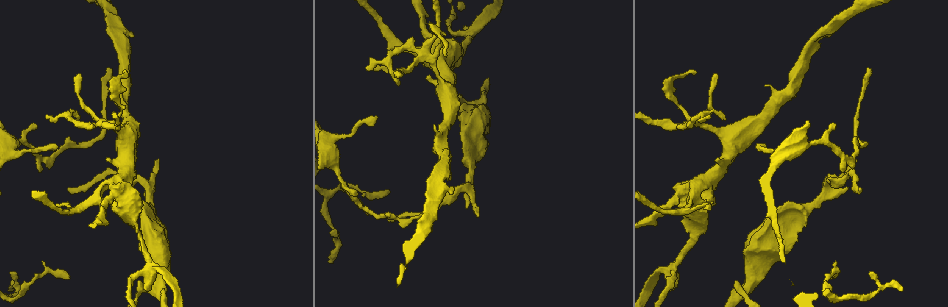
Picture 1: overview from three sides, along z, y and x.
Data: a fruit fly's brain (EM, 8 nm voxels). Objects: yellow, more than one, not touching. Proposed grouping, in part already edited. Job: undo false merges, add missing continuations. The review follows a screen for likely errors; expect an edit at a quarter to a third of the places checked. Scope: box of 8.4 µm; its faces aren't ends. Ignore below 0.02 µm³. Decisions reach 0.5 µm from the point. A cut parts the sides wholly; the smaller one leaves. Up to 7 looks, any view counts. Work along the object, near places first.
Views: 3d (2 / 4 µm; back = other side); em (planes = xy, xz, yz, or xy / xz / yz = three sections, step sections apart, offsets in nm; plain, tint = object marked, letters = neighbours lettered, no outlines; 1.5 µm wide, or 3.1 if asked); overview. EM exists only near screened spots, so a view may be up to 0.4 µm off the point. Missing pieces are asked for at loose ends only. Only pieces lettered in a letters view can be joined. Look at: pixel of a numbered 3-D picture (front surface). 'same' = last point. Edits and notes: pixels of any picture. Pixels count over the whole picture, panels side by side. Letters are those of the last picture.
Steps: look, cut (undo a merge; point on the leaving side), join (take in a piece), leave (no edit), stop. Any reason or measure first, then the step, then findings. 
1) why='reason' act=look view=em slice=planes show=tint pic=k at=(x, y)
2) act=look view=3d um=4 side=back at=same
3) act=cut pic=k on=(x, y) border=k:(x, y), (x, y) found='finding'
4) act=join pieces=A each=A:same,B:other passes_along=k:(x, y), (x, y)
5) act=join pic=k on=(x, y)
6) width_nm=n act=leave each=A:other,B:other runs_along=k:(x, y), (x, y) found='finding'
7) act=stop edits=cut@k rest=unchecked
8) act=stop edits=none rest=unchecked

act=look view=em slice=planes show=tint pic=1 at=(376, 116)

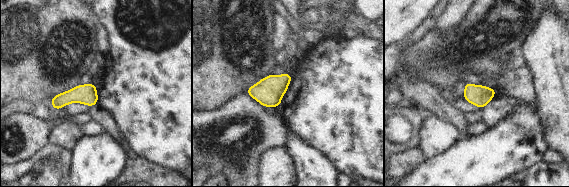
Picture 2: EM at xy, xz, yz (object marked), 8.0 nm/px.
why='see the neighbours' act=look view=em slice=planes show=letters at=same

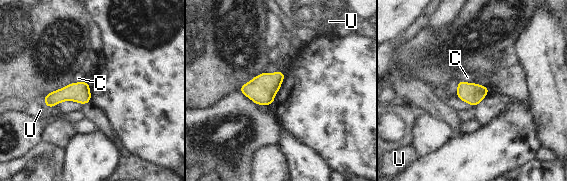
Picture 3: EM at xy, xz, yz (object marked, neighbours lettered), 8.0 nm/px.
width_nm=160 act=leave each=C:other,U:other border=3:(459, 80), (473, 82) found='none of them fits'

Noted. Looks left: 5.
why='narrows sharply' act=look view=3d um=2 pic=1 at=(672, 268)

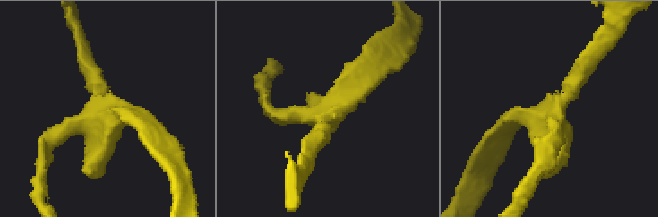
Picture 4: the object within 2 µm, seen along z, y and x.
why='now the EM' act=look view=em slice=planes show=tint pic=4 at=(552, 115)

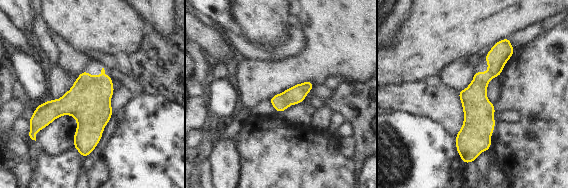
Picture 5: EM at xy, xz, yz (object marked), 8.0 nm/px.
why='see the neighbours' act=look view=em slice=planes show=letters at=same

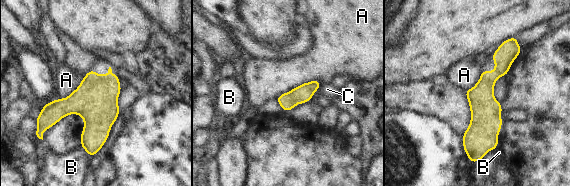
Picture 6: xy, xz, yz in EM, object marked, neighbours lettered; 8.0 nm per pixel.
act=leave each=A:other,B:other,C:other runs_along=6:(511, 41), (484, 88), (475, 152) found='continuous, no second cell'

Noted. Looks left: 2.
why='an open end' act=look view=em slice=planes show=letters pic=1 at=(389, 190)

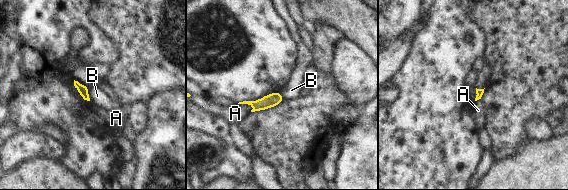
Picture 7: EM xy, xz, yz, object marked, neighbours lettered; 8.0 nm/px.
act=leave each=A:other,B:other border=7:(88, 87), (88, 97), (90, 100) found='no lettered piece goes on from it'

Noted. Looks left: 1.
act=stop edits=none rest=unchecked

